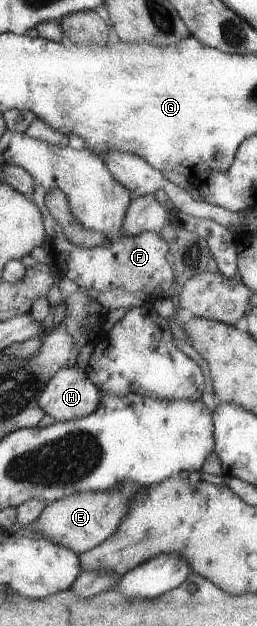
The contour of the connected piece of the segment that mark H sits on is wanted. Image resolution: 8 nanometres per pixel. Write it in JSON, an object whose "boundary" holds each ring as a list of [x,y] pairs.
{"boundary":[[[67,366],[53,374],[41,394],[40,406],[45,415],[65,422],[95,412],[102,397],[100,388],[88,378],[85,370]]]}

